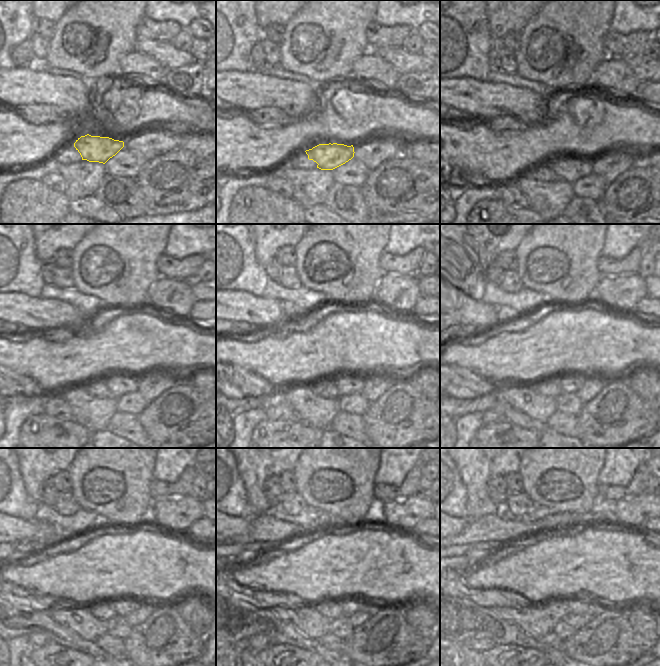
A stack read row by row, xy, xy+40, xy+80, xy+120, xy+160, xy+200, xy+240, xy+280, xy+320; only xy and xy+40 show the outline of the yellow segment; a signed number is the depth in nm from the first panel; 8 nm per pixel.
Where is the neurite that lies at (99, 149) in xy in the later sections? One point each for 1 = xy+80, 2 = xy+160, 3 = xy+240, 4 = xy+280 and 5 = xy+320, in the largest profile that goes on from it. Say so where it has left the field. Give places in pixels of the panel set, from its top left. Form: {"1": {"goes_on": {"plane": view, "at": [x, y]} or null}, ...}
{"1": {"goes_on": {"plane": "xy+80", "at": [564, 159]}}, "2": {"goes_on": {"plane": "xy+160", "at": [347, 384]}}, "3": {"goes_on": {"plane": "xy+240", "at": [123, 606]}}, "4": {"goes_on": {"plane": "xy+280", "at": [349, 605]}}, "5": {"goes_on": {"plane": "xy+320", "at": [577, 605]}}}

